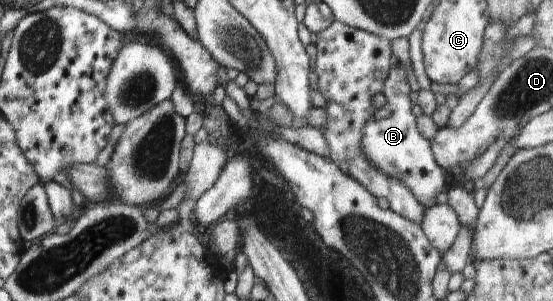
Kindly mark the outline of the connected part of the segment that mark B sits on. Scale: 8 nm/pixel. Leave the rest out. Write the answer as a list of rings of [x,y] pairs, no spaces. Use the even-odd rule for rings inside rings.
[[[392,65],[381,91],[387,99],[386,105],[377,109],[366,122],[361,139],[361,152],[373,166],[386,175],[402,180],[423,207],[429,208],[434,204],[434,197],[444,189],[446,178],[443,169],[432,155],[431,141],[424,139],[417,130],[416,117],[411,112],[413,105],[408,97],[410,91],[406,68]]]

